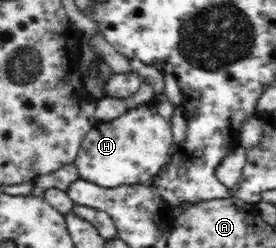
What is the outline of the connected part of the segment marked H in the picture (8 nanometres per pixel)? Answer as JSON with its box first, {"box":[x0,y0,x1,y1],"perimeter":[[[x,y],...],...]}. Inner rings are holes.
{"box":[73,102,174,188],"perimeter":[[[153,102],[129,109],[115,120],[97,121],[85,135],[78,156],[73,161],[78,169],[77,179],[103,188],[149,184],[167,164],[174,144],[170,121],[155,112]]]}

